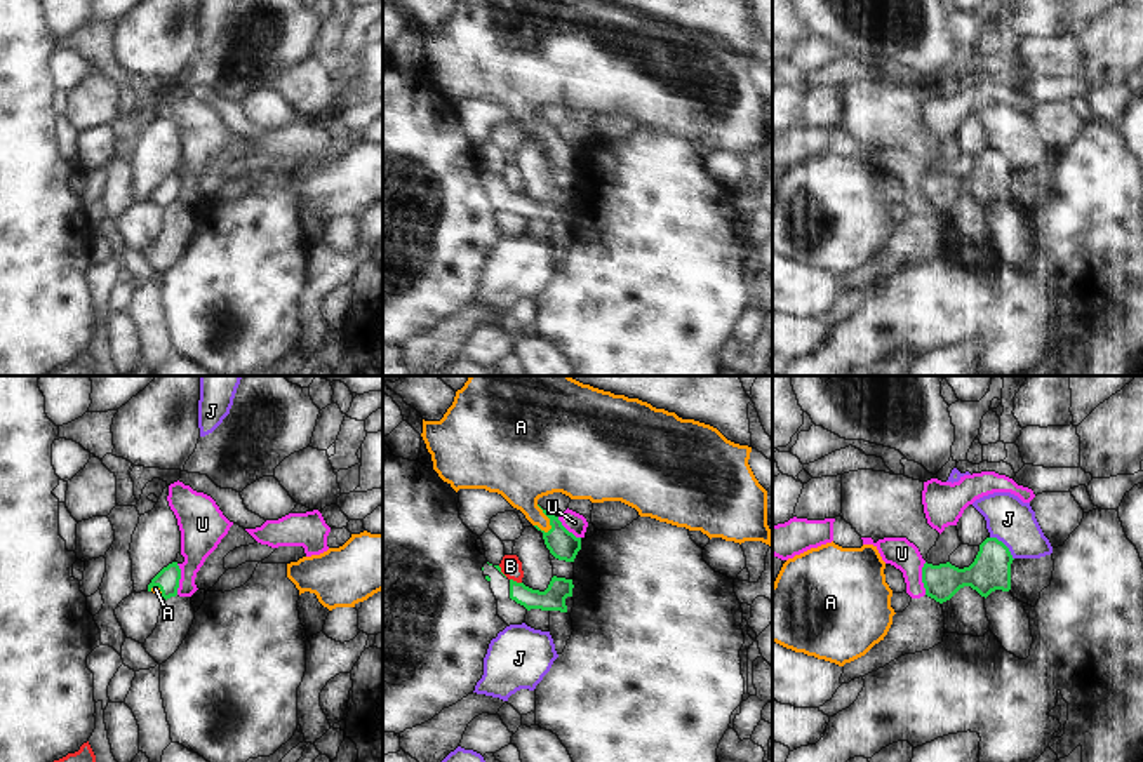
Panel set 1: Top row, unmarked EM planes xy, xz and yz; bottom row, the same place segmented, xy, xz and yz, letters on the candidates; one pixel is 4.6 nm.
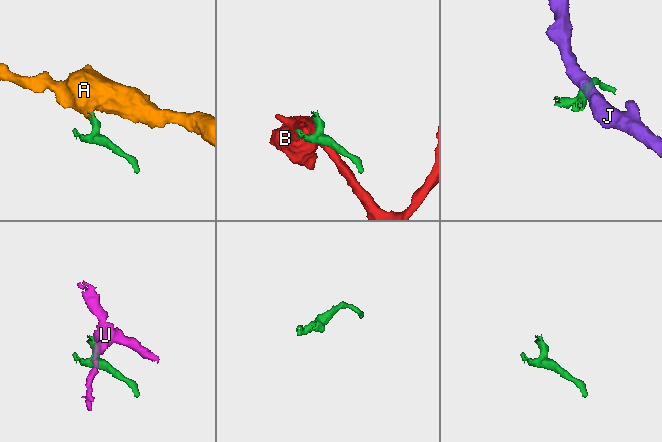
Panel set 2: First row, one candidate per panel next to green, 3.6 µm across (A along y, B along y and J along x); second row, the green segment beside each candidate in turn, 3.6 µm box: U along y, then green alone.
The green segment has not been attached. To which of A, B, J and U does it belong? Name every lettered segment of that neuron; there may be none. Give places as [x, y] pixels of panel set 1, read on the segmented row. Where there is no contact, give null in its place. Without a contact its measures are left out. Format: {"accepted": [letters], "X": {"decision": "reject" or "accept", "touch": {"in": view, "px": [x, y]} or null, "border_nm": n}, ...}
{"accepted": ["A"], "A": {"decision": "accept", "touch": {"in": "xz", "px": [548, 517]}, "border_nm": 140}, "B": {"decision": "reject", "touch": {"in": "xz", "px": [515, 581]}, "border_nm": 60}, "J": {"decision": "reject", "touch": {"in": "yz", "px": [1004, 545]}, "border_nm": 160}, "U": {"decision": "reject", "touch": {"in": "yz", "px": [922, 578]}, "border_nm": 150}}

